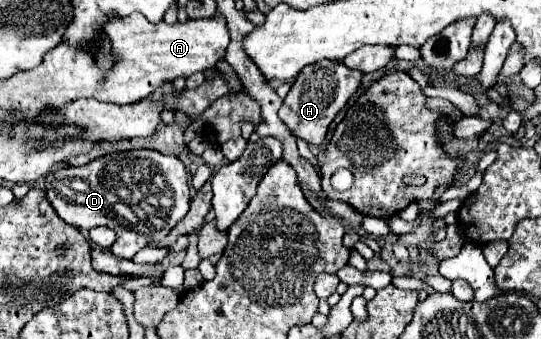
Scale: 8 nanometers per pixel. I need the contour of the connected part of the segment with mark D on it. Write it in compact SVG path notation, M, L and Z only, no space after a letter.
M153 149L117 151L83 167L51 171L45 177L45 195L57 215L77 229L99 225L115 229L117 241L111 251L123 259L131 259L139 249L165 239L189 211L185 165L175 155L163 155Z

